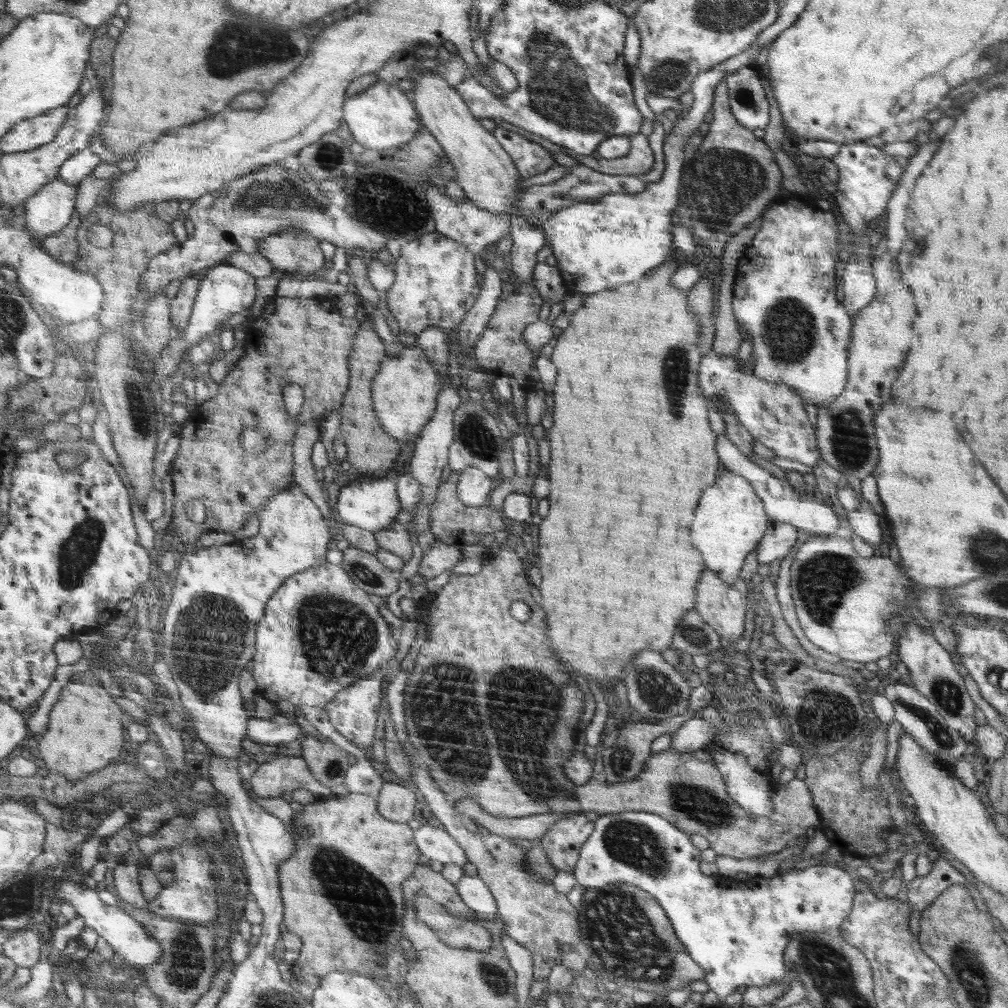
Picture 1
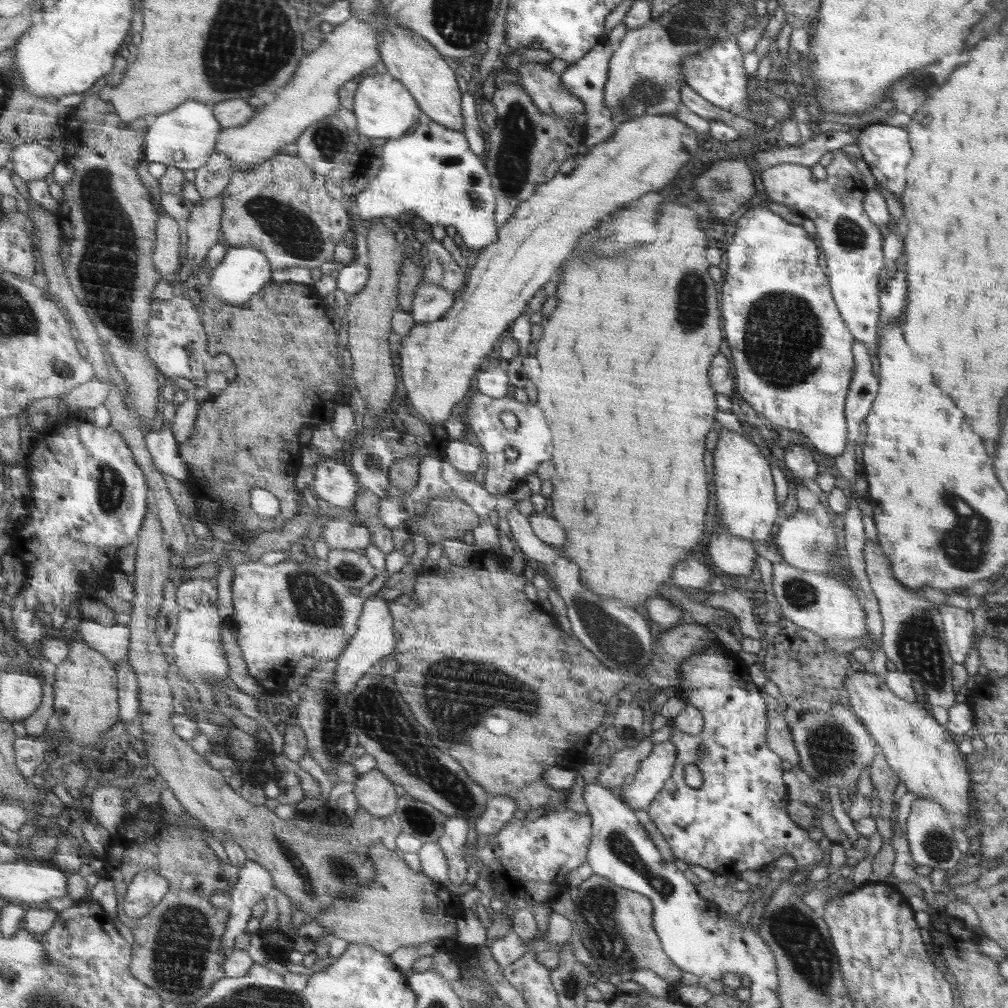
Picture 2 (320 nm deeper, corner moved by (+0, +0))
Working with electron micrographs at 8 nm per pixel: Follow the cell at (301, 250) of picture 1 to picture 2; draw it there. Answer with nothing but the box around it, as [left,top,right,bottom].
[220,152,348,270]

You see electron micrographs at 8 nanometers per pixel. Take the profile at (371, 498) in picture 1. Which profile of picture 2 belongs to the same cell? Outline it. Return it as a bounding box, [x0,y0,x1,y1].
[310,457,362,510]

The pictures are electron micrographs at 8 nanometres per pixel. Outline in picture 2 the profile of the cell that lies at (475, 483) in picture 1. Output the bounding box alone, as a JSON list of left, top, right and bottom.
[446,438,482,478]

